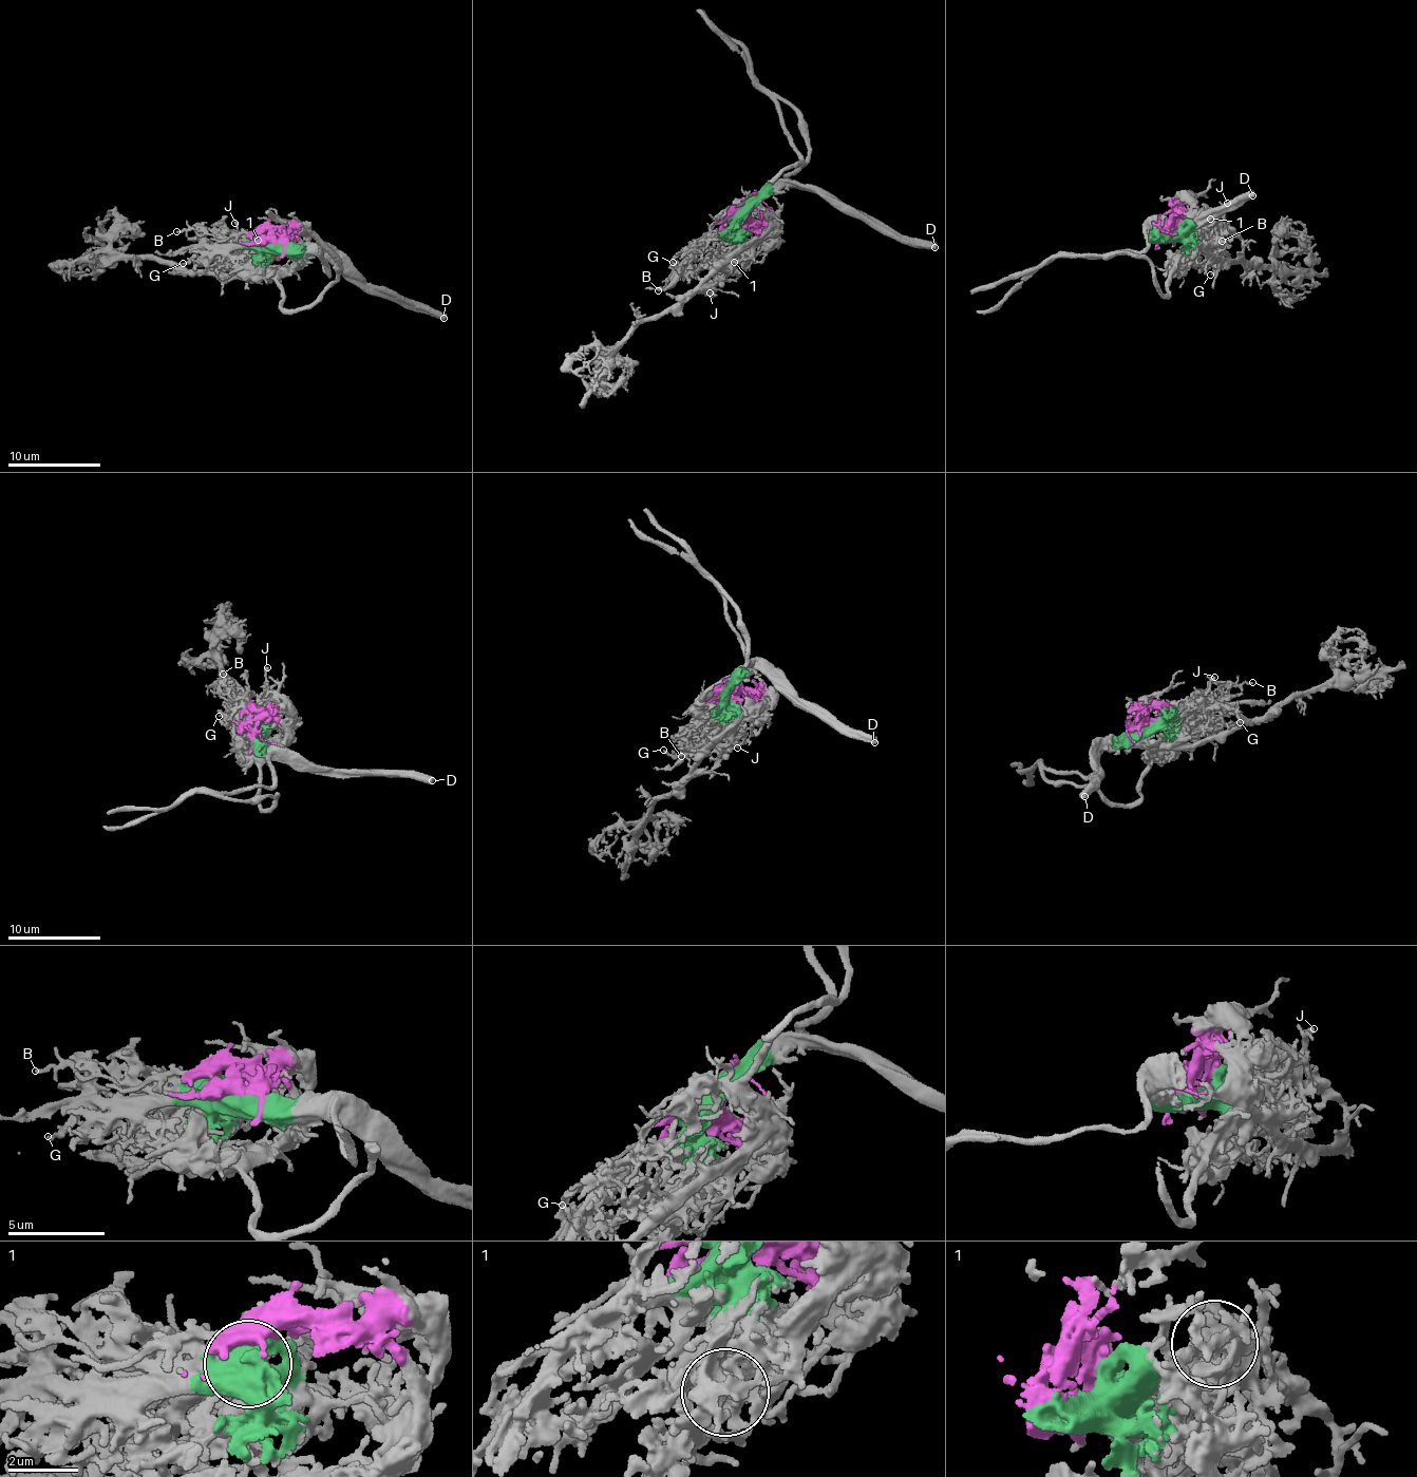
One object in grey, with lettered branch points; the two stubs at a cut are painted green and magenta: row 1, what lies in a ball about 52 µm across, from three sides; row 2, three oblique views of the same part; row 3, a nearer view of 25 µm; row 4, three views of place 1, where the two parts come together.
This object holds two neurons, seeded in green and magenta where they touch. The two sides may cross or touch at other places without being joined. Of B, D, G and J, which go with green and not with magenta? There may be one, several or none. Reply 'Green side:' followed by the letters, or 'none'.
Green side: B, D, G, J

